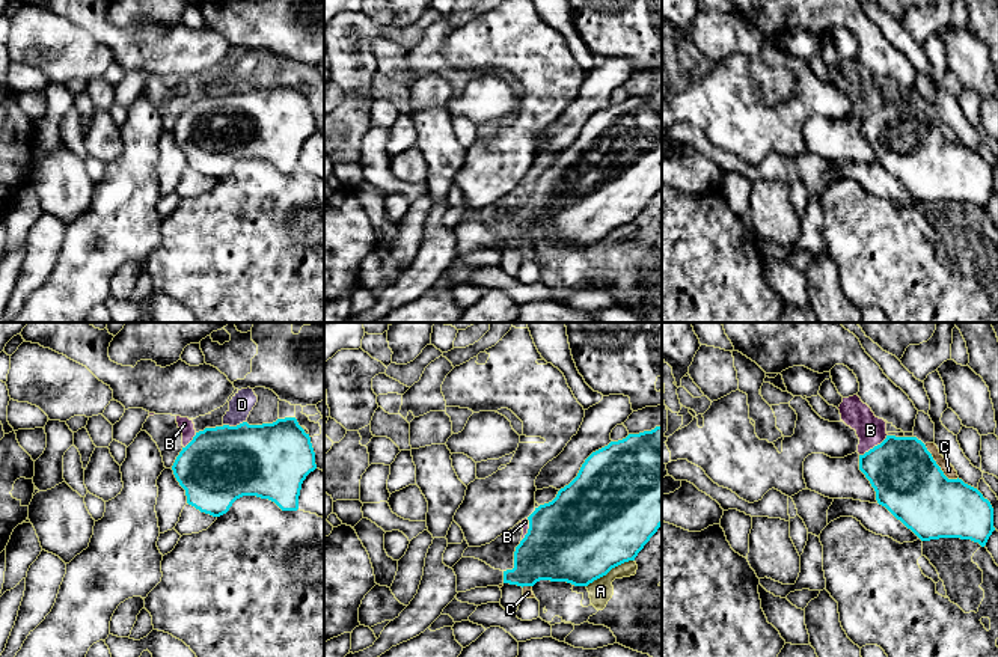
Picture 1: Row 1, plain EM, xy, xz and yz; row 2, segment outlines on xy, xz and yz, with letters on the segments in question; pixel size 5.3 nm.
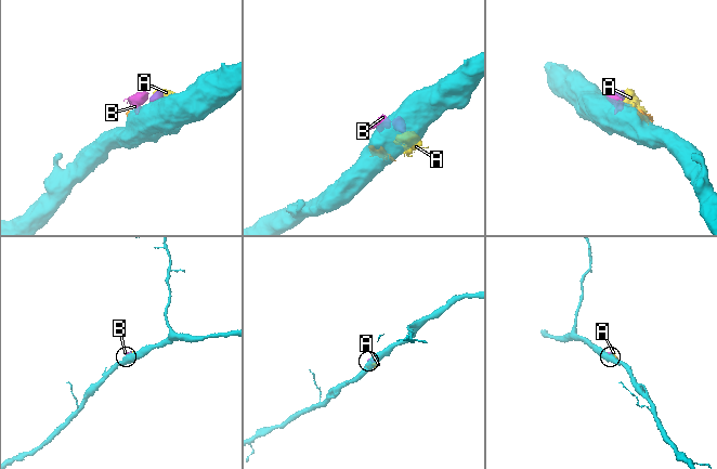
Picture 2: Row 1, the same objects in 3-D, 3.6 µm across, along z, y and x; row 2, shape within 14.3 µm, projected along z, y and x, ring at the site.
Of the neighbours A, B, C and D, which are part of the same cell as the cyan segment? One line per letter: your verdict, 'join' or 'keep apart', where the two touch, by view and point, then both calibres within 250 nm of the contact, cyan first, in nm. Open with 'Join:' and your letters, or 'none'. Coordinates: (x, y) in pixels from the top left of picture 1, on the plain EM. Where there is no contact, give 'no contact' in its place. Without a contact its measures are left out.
Join: none
A: keep apart | xz (609, 232) | 500/130 nm
B: keep apart | yz (875, 109) | 360/160 nm
C: keep apart | yz (938, 128) | 360/70 nm
D: keep apart | xy (234, 89) | 400/120 nm

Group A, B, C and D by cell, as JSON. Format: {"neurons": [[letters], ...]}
{"neurons": [["A", "B", "C", "D"]]}

